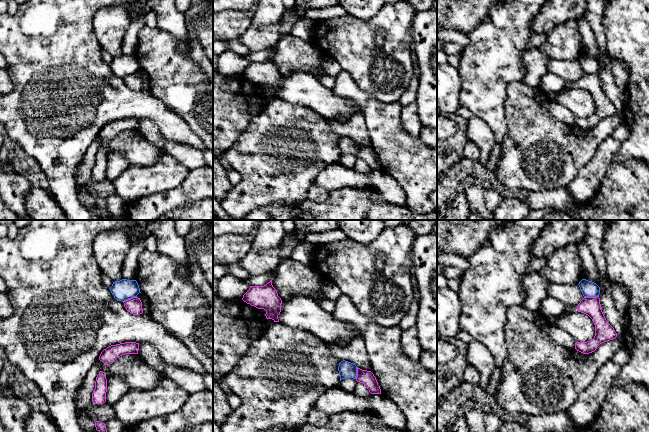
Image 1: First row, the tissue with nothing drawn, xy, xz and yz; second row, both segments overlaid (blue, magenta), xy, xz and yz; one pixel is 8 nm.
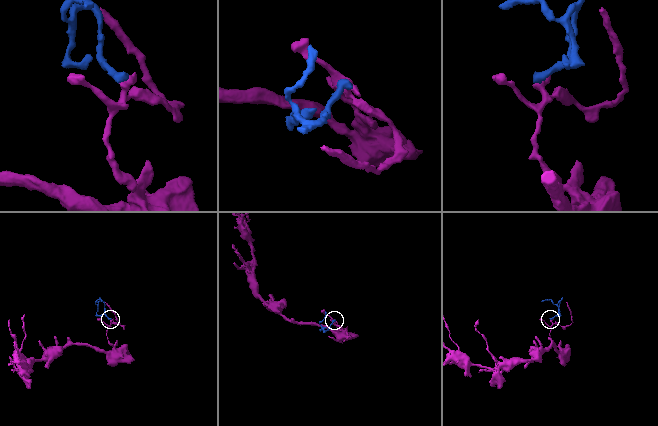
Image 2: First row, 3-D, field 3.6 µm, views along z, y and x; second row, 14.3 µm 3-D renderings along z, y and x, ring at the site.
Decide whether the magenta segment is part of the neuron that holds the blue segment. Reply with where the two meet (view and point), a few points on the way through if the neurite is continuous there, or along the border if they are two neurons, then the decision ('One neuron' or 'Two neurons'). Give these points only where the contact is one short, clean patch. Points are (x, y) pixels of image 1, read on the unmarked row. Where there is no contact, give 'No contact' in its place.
Touches blue at yz (591, 72). Boundary: yz (598, 71), (584, 73). Two neurons

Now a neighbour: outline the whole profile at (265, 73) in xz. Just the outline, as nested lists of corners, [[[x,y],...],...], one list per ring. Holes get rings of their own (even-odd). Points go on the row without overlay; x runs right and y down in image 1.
[[[272,56],[264,62],[250,62],[242,76],[251,82],[266,87],[266,94],[279,98],[282,76],[272,61]]]

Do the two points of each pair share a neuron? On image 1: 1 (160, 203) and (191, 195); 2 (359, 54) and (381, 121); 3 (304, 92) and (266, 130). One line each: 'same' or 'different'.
1: same
2: different
3: different

